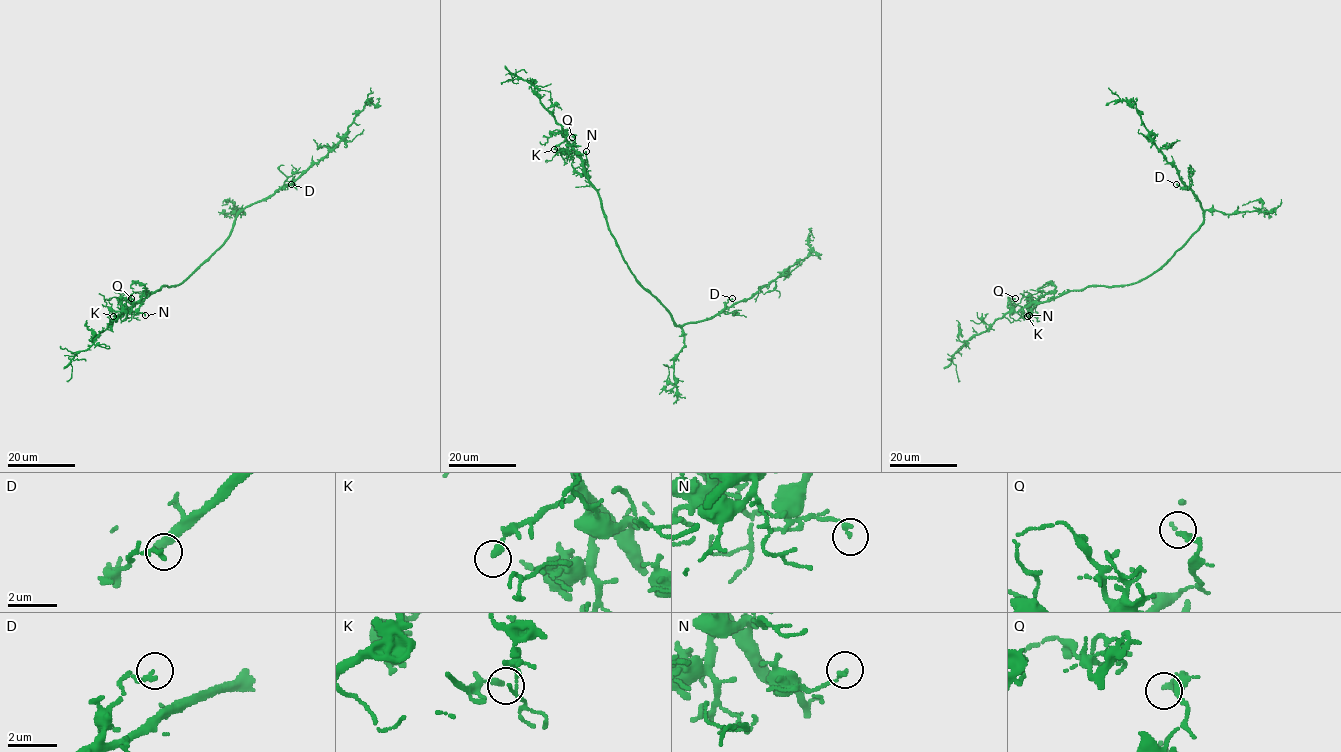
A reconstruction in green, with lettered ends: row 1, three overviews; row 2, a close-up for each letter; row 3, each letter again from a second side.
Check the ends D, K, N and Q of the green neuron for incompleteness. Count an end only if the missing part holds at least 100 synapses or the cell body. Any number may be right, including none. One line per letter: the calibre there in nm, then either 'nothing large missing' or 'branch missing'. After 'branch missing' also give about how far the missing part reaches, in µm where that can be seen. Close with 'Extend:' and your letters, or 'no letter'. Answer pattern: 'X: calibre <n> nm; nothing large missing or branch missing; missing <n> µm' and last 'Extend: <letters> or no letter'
D: calibre 200 nm; nothing large missing
K: calibre 240 nm; nothing large missing
N: calibre 160 nm; nothing large missing
Q: calibre 180 nm; nothing large missing
Extend: no letter

